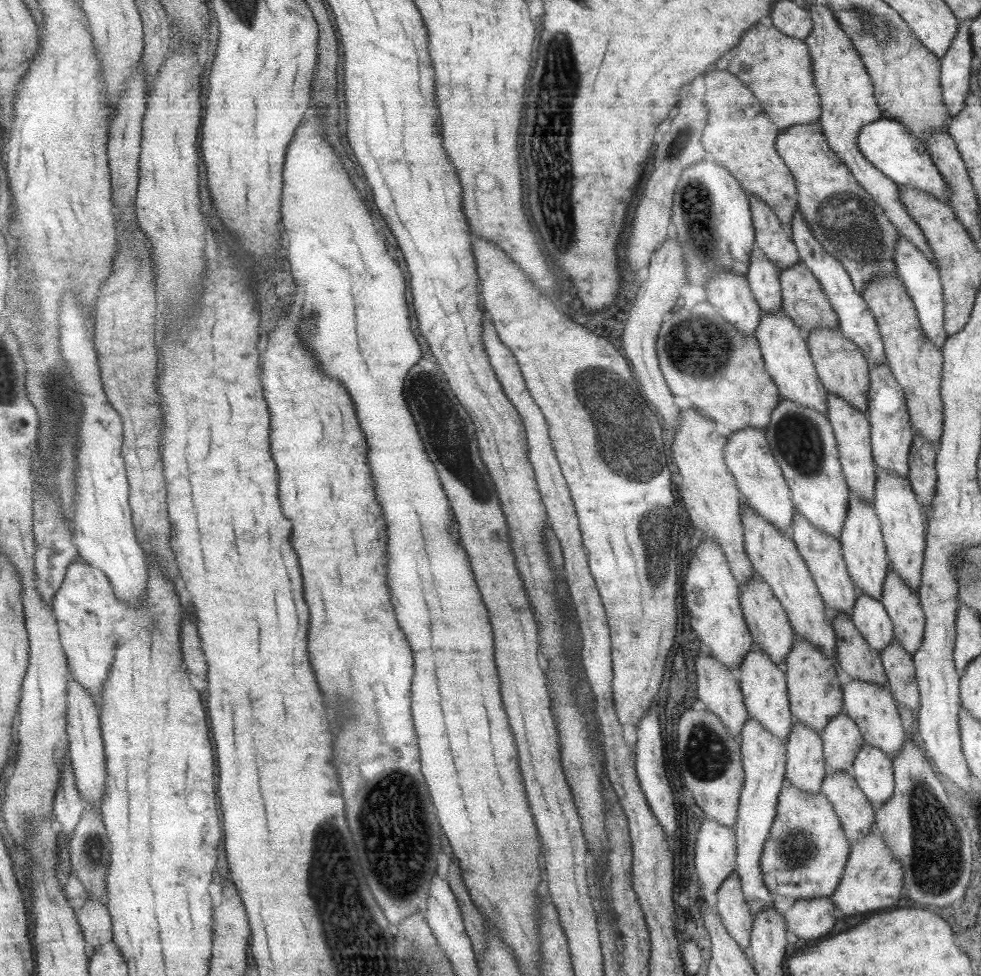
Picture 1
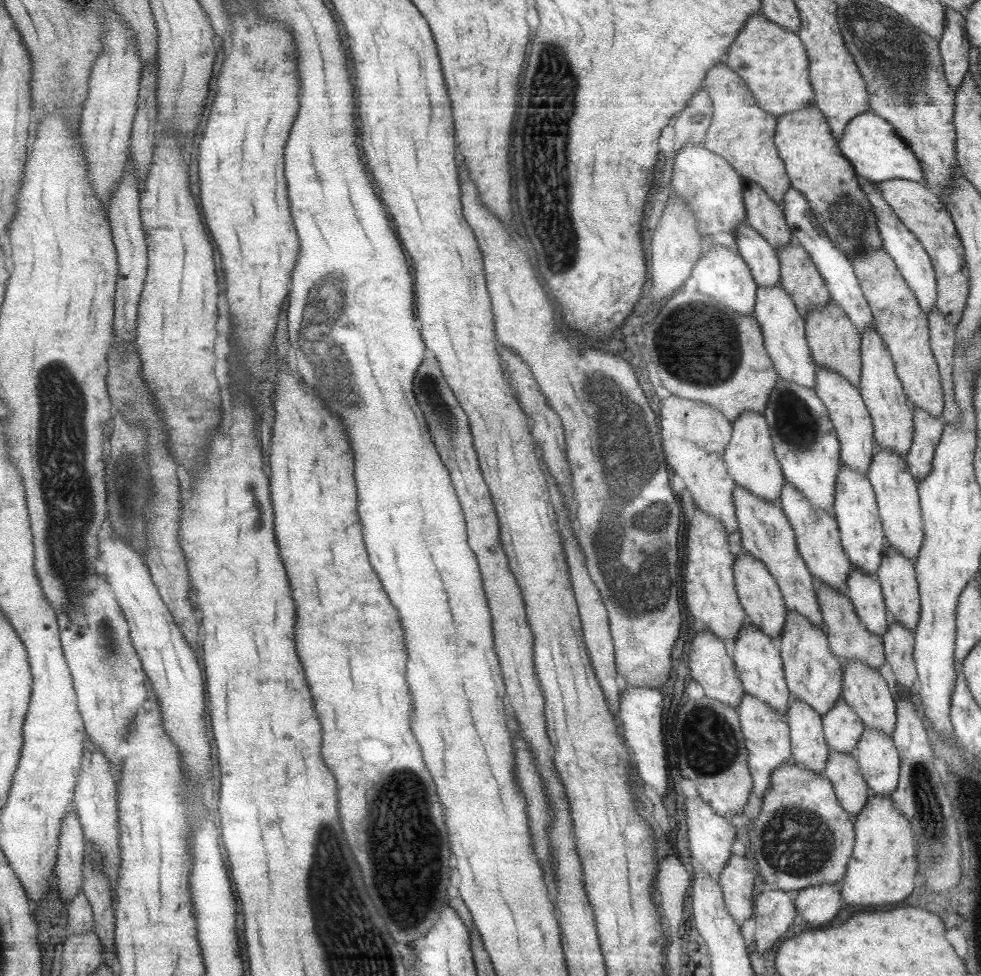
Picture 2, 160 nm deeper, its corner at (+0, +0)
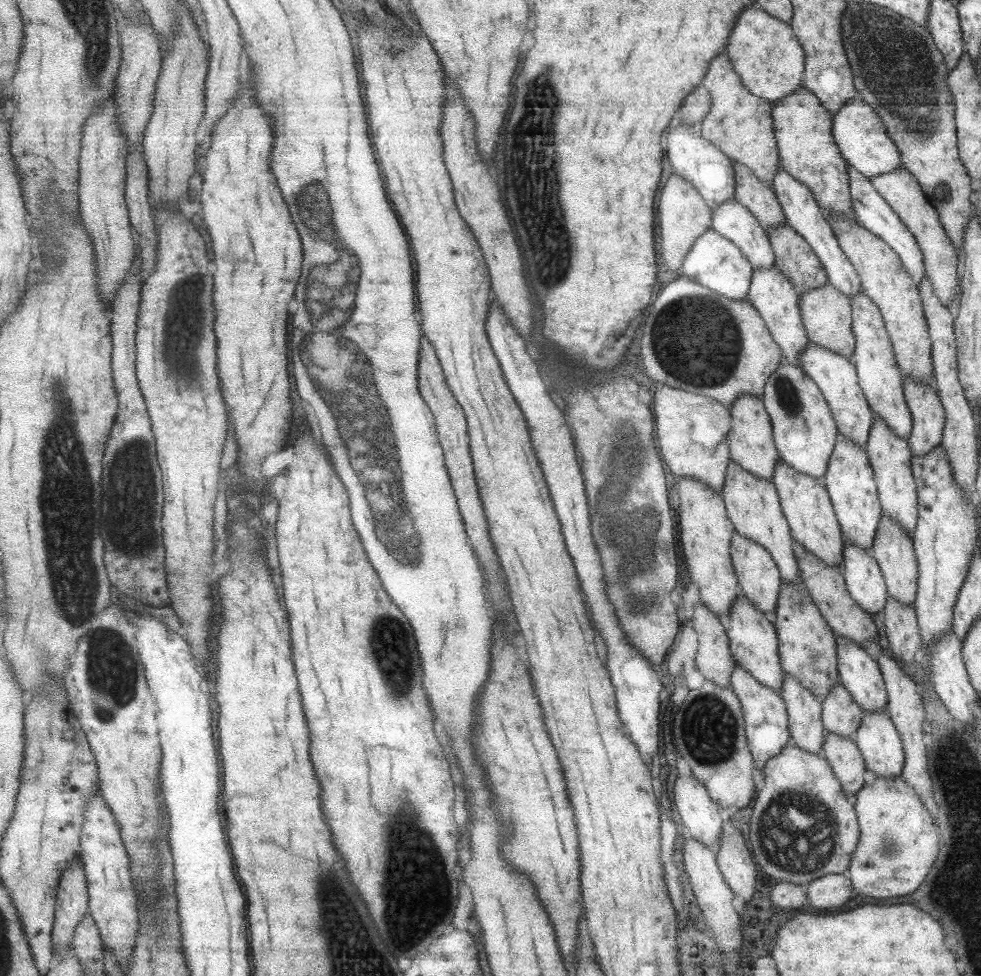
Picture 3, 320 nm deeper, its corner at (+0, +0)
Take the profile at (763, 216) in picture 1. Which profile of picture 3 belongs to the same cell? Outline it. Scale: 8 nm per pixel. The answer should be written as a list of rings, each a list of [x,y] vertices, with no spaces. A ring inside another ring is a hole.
[[[732,162],[735,178],[734,199],[766,229],[786,223],[776,194],[770,186],[758,180],[749,168]]]

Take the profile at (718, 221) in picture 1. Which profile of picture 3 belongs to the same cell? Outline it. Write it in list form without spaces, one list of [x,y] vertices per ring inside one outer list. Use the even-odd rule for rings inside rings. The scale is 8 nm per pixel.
[[[679,122],[679,126],[669,128],[665,154],[671,162],[673,172],[679,174],[679,178],[683,178],[683,181],[689,182],[705,201],[705,206],[709,208],[709,212],[713,212],[717,206],[721,206],[721,203],[734,198],[735,178],[733,167],[731,167],[732,162],[727,156],[705,140],[697,132],[696,127],[697,124],[695,124],[695,132],[693,132],[689,124]]]

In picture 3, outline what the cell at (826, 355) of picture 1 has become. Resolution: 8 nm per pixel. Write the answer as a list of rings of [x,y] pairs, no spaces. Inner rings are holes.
[[[827,283],[821,288],[813,288],[798,295],[798,307],[808,340],[851,360],[854,336],[850,327],[852,321],[850,298]]]

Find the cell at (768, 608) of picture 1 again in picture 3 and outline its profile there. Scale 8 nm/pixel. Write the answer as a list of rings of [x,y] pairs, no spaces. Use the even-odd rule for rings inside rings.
[[[734,532],[730,538],[729,554],[740,593],[745,595],[752,602],[752,605],[755,605],[755,608],[758,608],[766,616],[772,617],[782,580],[779,569],[769,552],[757,545],[756,542]]]

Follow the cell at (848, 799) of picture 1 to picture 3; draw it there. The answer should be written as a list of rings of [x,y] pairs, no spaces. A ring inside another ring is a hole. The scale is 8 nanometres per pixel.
[[[824,731],[822,756],[840,782],[842,791],[852,800],[853,794],[863,785],[865,764],[853,737]]]

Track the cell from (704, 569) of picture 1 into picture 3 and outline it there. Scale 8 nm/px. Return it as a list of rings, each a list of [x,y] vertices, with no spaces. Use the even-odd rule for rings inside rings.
[[[691,477],[677,478],[676,487],[679,500],[674,506],[675,525],[679,531],[679,542],[687,572],[697,586],[702,604],[714,615],[727,614],[733,599],[741,593],[729,554],[734,526],[726,515],[724,500],[704,482]]]

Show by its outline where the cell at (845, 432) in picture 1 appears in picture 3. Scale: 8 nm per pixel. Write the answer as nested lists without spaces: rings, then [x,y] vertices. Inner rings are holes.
[[[809,340],[796,360],[801,370],[818,386],[825,402],[829,405],[838,434],[846,436],[854,442],[854,445],[864,448],[869,429],[873,426],[873,412],[858,385],[853,361]]]

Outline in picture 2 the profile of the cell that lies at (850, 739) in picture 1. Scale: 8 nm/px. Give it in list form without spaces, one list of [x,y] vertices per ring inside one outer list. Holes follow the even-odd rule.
[[[841,698],[821,716],[822,731],[830,750],[849,753],[865,728],[853,709]]]

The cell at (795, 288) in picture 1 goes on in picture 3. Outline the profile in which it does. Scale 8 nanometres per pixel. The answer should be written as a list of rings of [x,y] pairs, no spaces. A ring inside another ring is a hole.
[[[787,223],[764,229],[774,254],[774,265],[799,295],[827,284],[826,270],[809,244]]]

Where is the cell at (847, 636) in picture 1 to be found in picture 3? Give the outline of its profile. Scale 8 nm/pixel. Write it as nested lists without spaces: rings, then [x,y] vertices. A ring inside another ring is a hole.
[[[805,549],[796,559],[796,563],[805,592],[812,598],[833,634],[836,637],[847,638],[849,642],[855,642],[863,649],[867,648],[871,640],[877,636],[877,628],[870,614],[866,613],[847,592],[841,567],[824,565],[817,557],[813,556],[813,553]]]

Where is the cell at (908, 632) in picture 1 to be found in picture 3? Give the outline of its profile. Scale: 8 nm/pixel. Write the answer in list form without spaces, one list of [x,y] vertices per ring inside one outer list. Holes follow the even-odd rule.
[[[882,513],[869,550],[880,568],[888,596],[895,598],[902,605],[913,605],[912,602],[916,597],[918,570],[910,534],[902,529],[898,522],[893,522],[888,514]]]

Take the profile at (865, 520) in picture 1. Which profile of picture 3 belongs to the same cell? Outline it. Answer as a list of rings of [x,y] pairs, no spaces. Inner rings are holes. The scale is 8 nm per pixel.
[[[838,434],[822,478],[844,540],[870,553],[875,529],[883,512],[866,450]]]

